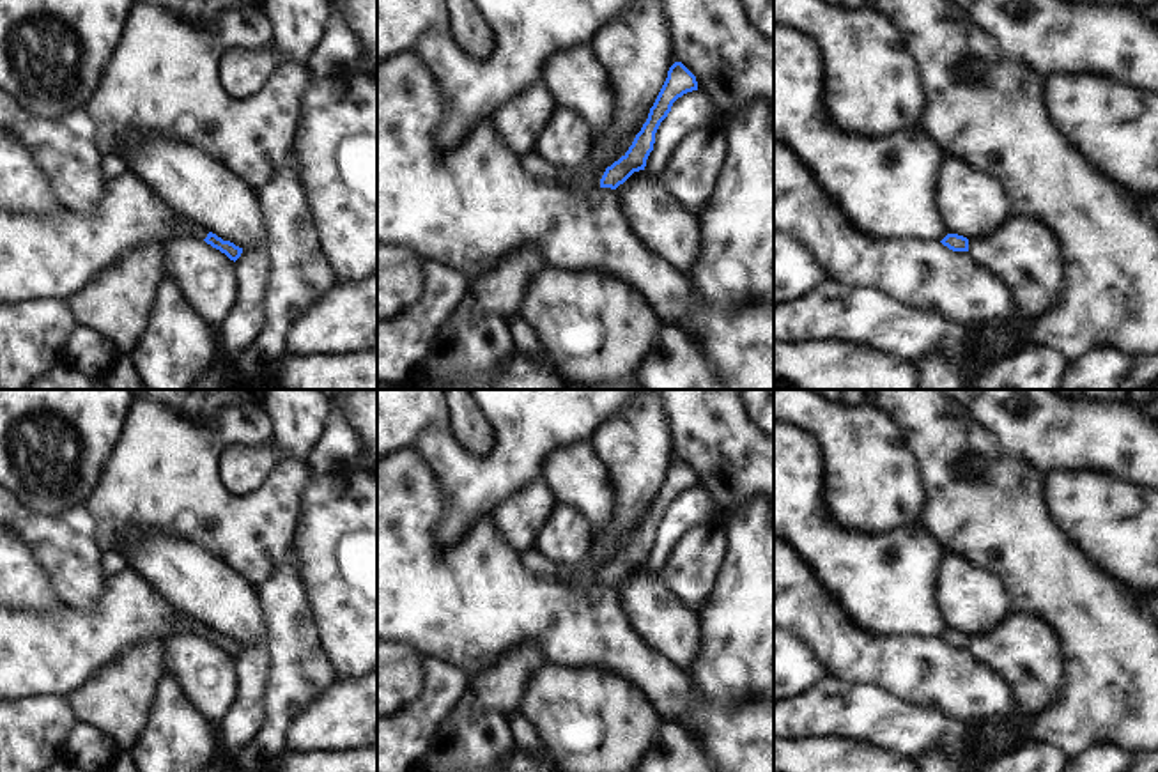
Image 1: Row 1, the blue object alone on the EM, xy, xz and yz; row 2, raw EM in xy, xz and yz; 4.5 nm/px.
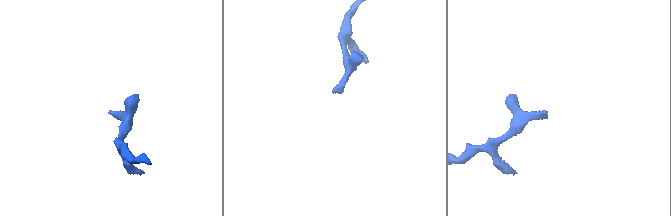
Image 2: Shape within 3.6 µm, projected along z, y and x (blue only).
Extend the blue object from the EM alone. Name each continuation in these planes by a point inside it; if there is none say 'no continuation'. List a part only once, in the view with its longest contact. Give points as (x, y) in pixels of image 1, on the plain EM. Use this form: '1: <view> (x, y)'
1: xz (563, 572)

